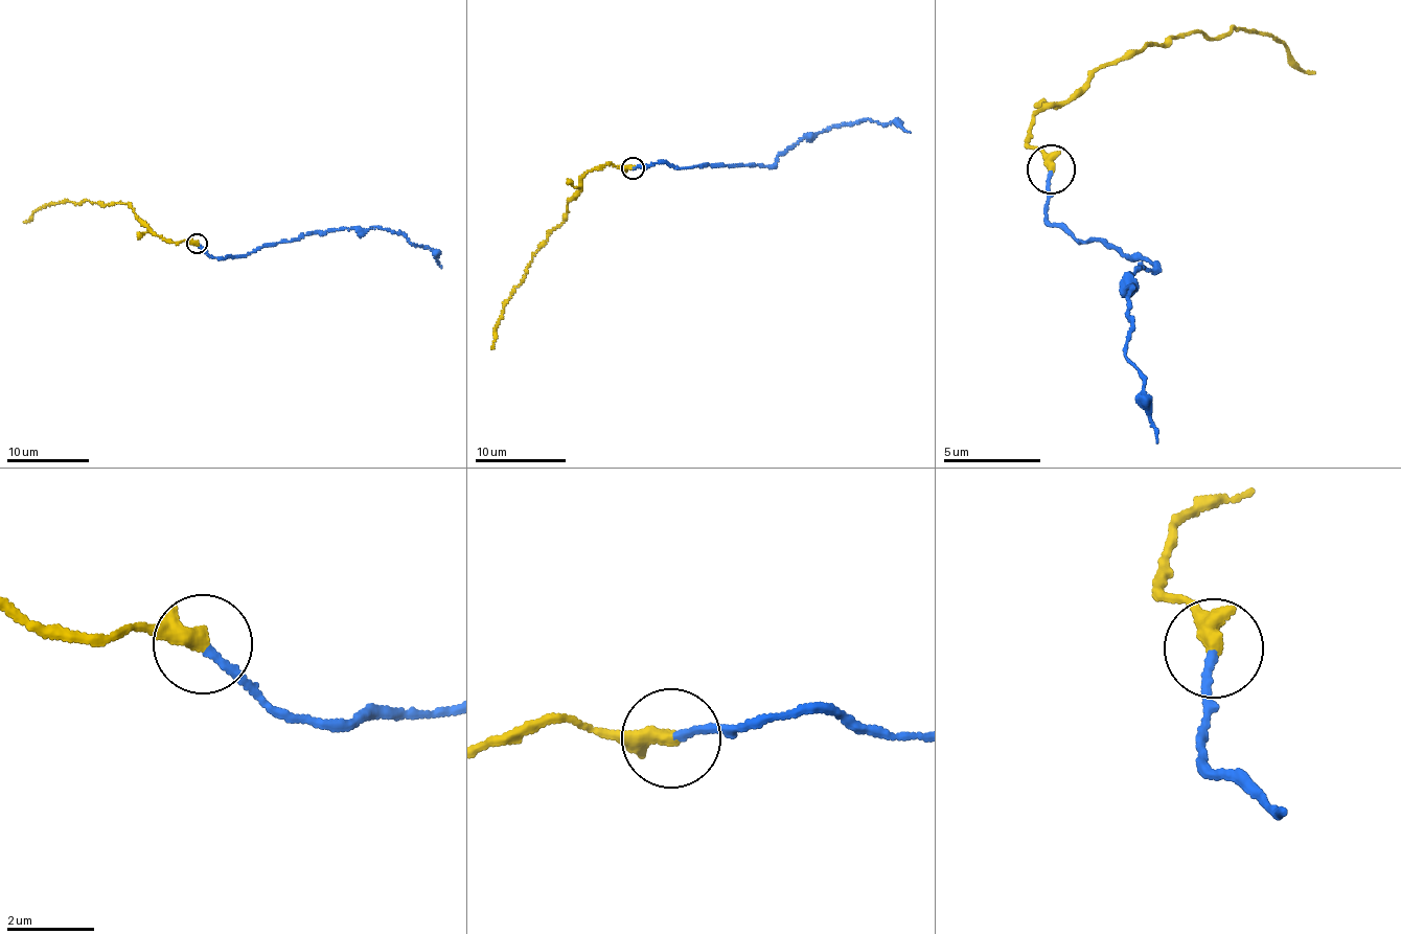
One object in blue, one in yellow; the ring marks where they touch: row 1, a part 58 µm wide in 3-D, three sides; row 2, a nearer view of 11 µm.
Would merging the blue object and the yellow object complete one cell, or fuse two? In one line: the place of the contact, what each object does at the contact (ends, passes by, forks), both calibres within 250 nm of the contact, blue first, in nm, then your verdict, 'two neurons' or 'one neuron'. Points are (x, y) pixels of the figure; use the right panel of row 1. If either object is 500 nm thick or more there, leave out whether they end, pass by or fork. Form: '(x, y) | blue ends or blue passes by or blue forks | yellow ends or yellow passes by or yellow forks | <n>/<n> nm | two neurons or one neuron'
(1051, 169) | blue ends | yellow ends | 170/440 nm | one neuron

